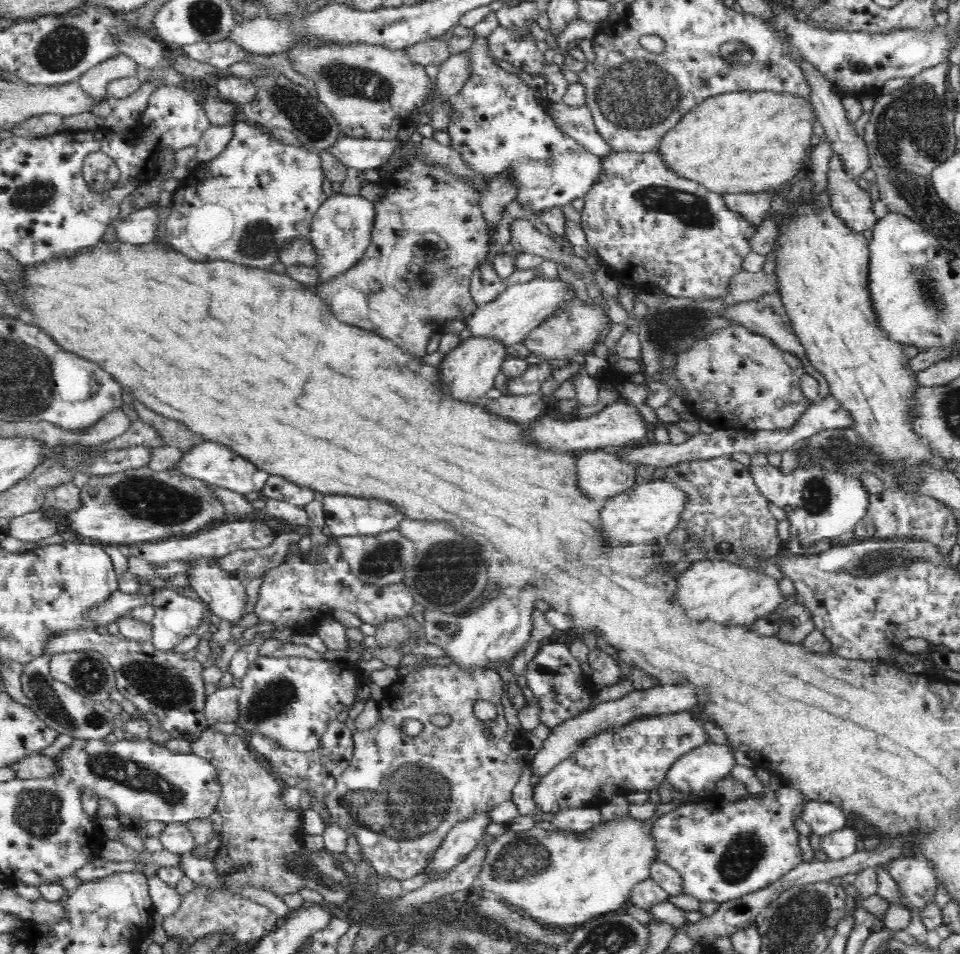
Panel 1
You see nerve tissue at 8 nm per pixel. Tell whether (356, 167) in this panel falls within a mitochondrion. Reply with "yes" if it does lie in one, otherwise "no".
no

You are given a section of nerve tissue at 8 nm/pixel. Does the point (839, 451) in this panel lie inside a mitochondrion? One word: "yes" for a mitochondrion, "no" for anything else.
yes

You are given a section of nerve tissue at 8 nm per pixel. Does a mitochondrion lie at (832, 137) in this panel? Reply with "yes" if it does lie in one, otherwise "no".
no

